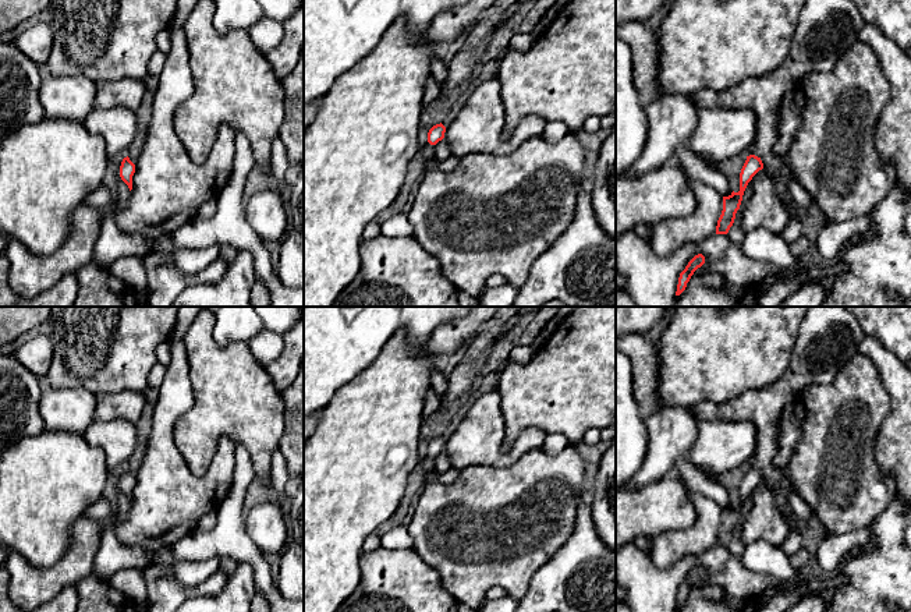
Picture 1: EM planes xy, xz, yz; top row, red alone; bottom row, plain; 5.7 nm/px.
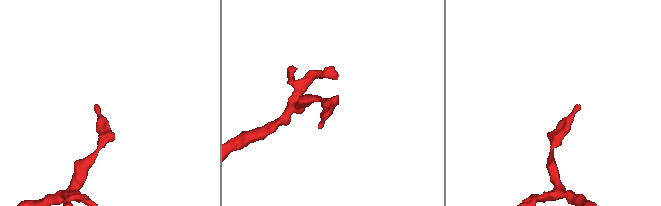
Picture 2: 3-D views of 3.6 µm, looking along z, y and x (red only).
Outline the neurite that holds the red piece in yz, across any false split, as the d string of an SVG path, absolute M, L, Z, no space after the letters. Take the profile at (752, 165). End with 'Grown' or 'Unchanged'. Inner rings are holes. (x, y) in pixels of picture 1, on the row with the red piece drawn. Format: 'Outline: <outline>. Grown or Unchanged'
Outline: M755 155L747 156L747 160L740 173L740 191L731 192L729 197L723 197L723 211L717 220L716 234L727 234L734 223L735 213L740 209L744 191L752 177L763 169L761 158Z. Unchanged

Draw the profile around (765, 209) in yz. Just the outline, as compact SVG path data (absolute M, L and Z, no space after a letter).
M765 169L752 177L752 195L741 213L741 227L745 233L765 229L780 236L788 223L788 211L776 192Z

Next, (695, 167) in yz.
M680 145L674 152L677 162L690 178L699 180L715 188L722 197L731 195L733 190L724 174L719 169L710 167L705 160L691 152L687 145Z

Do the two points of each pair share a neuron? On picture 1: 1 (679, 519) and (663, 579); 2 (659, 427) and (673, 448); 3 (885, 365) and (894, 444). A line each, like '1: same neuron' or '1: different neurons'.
1: different neurons
2: same neuron
3: same neuron

